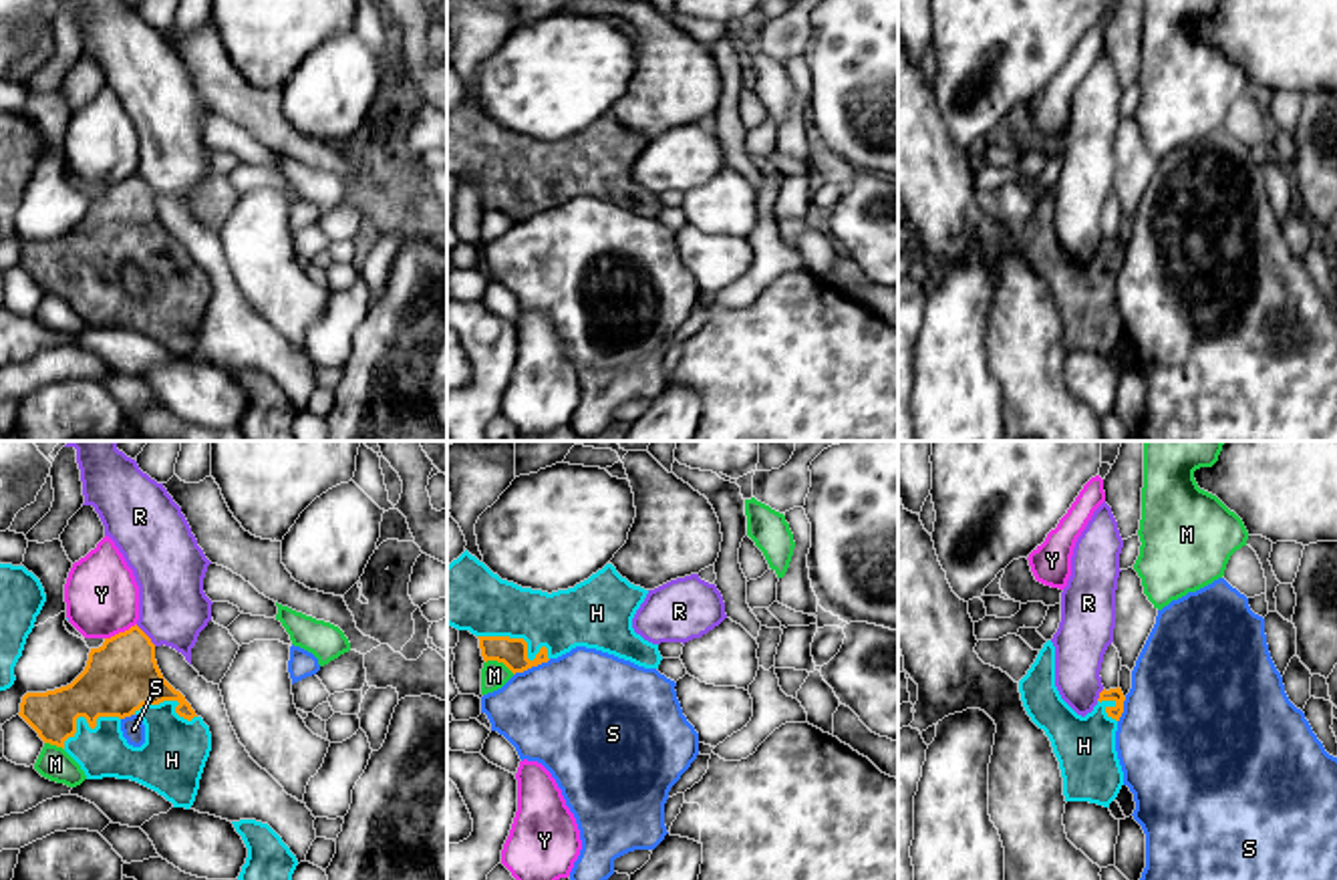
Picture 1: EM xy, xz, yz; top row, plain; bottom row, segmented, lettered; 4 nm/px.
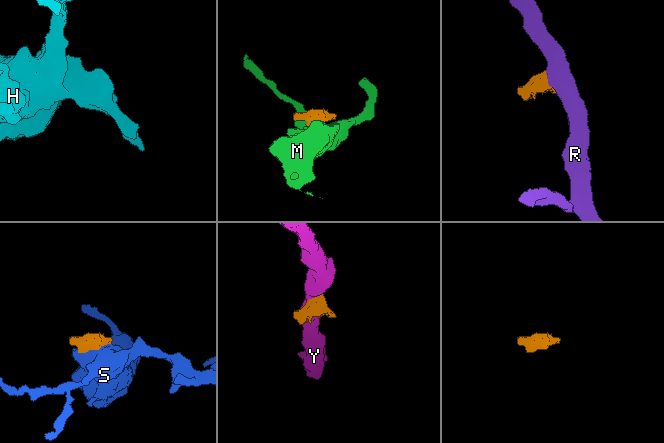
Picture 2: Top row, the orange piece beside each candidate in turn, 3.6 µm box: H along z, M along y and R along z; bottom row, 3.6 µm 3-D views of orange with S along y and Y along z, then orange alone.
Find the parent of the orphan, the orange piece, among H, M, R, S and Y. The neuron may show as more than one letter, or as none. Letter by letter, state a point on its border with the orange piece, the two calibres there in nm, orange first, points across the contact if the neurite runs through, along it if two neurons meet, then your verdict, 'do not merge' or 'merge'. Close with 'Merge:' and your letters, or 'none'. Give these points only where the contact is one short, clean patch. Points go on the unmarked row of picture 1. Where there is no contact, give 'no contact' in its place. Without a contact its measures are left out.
H: meets orange in xz at (524, 190); 110 nm thick on the orange side, 260 nm on the other; merge
M: meets orange in xz at (500, 210); 110 nm thick on the orange side, 110 nm on the other; border along xz (486, 210), (502, 210), (514, 222); do not merge
R: meets orange in xy at (145, 184); 280 nm thick on the orange side, 280 nm on the other; border along xy (135, 174), (156, 194); do not merge
S: meets orange in xz at (532, 214); 110 nm thick on the orange side, 460 nm on the other; do not merge
Y: meets orange in xy at (119, 182); 280 nm thick on the orange side, 300 nm on the other; border along xy (135, 172), (105, 188); do not merge
Merge: H

